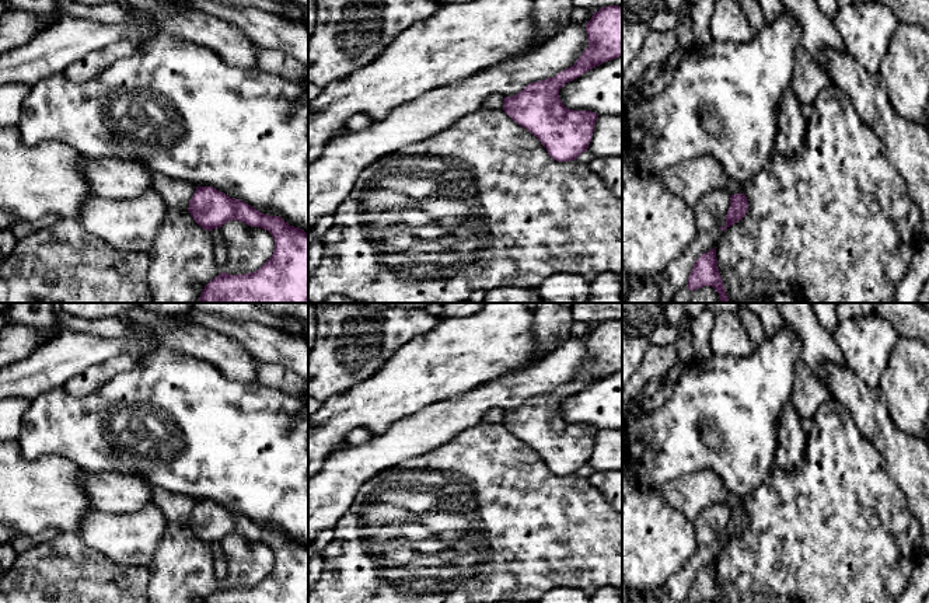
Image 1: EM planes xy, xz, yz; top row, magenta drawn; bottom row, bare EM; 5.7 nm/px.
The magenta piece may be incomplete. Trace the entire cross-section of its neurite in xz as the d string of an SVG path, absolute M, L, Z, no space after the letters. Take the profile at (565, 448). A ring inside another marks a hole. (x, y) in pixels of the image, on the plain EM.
M608 320L593 327L586 346L589 362L573 380L555 391L530 397L503 415L503 425L562 477L576 474L589 463L598 428L566 422L559 404L593 381L622 370L622 321Z

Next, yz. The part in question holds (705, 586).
M716 561L702 568L694 578L688 592L688 603L699 603L712 600L713 603L724 603L722 590L717 583Z

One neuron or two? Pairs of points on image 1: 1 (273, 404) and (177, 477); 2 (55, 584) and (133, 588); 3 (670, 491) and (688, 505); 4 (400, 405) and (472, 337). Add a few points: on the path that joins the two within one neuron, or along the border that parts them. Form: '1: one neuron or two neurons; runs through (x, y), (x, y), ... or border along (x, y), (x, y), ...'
1: one neuron; runs through (250, 428), (237, 441), (213, 441), (201, 453)
2: one neuron; runs through (74, 588), (114, 588)
3: one neuron; runs through (674, 491), (684, 501)
4: one neuron; runs through (418, 387), (454, 355)

